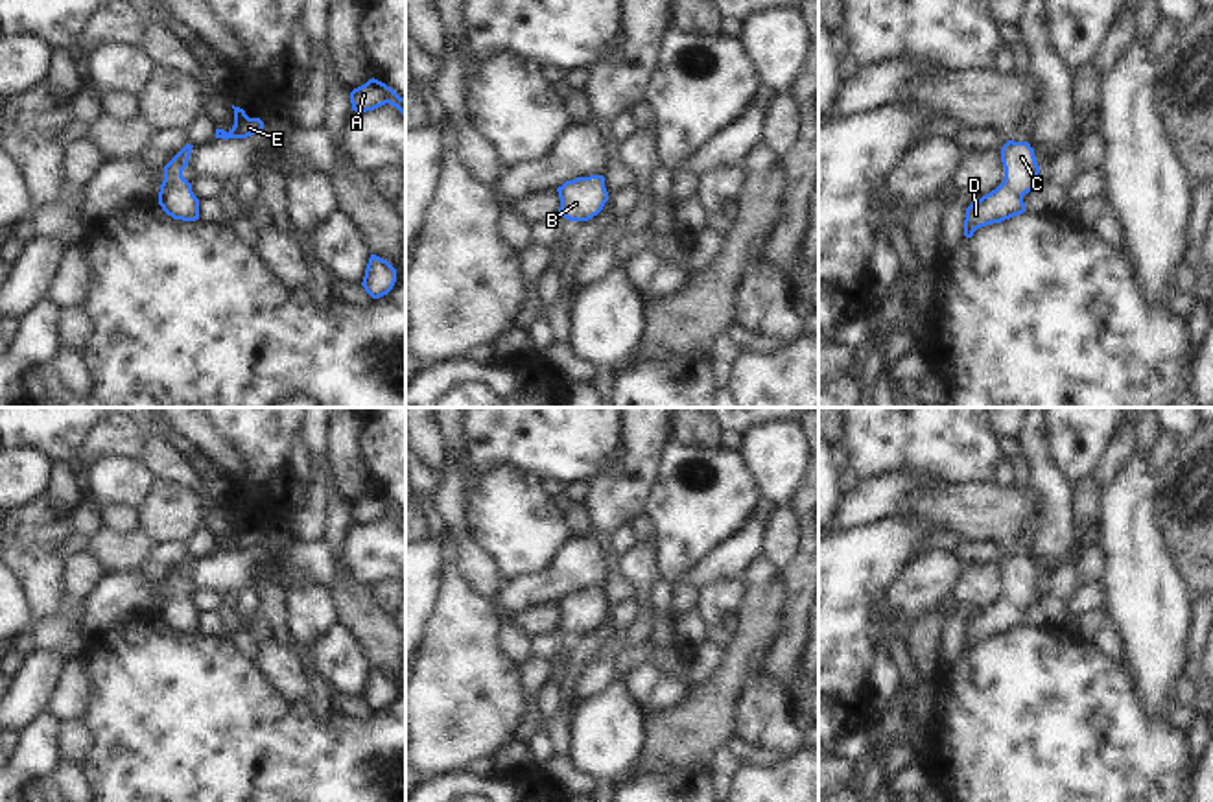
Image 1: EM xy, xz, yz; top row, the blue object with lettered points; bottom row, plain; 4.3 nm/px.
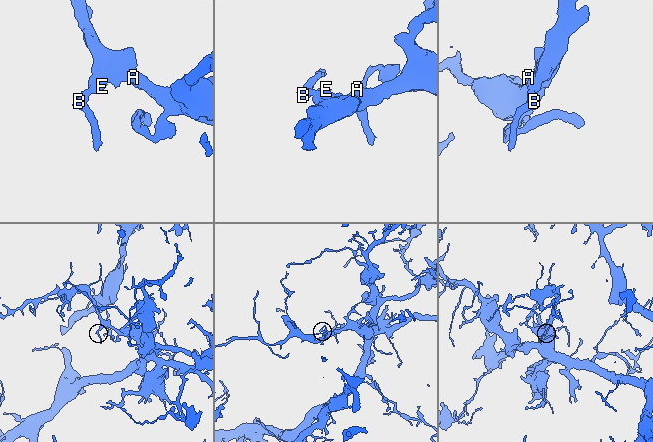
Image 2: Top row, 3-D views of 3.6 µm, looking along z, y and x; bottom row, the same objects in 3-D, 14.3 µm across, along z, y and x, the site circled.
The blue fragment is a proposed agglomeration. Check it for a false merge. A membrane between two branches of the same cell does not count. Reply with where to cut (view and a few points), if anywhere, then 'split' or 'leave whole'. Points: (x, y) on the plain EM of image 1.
no cut; leave whole

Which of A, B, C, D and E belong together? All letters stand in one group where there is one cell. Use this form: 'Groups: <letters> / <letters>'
Groups: A B C D E.

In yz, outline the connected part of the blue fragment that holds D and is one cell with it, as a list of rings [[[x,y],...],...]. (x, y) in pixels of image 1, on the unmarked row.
[[[1008,553],[1001,560],[1003,596],[966,621],[964,649],[1025,625],[1023,608],[1040,596],[1040,579],[1029,555]]]

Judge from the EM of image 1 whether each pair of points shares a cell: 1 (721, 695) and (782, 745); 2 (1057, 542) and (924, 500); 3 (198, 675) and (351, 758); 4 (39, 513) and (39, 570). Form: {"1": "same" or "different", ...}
{"1": "different", "2": "different", "3": "same", "4": "same"}

